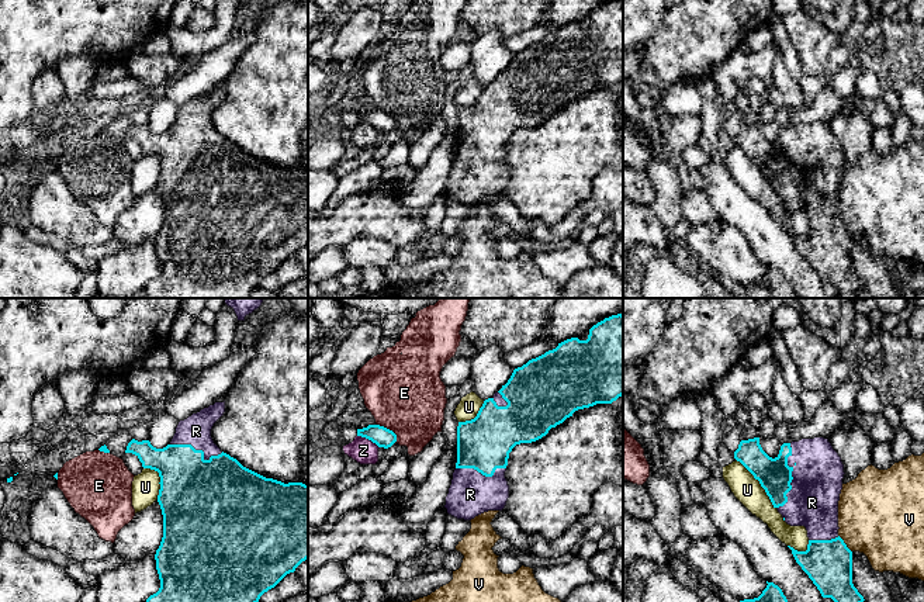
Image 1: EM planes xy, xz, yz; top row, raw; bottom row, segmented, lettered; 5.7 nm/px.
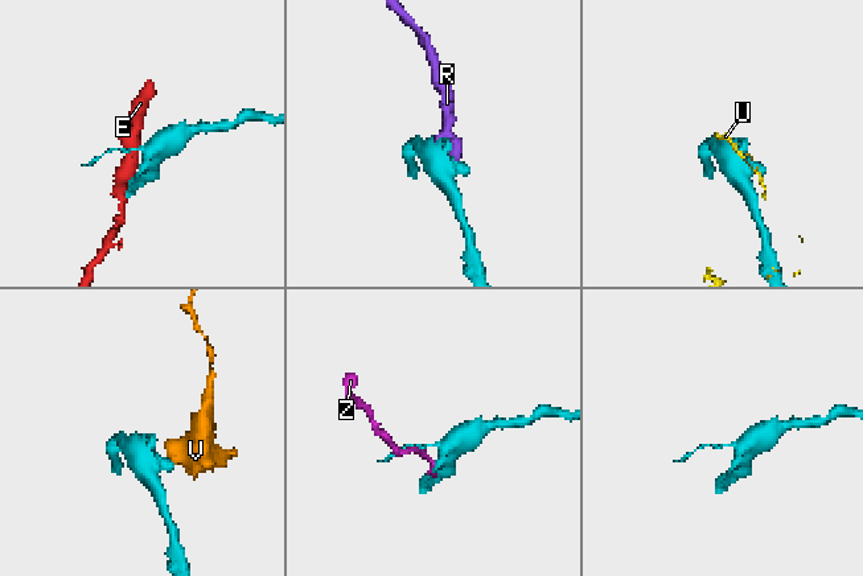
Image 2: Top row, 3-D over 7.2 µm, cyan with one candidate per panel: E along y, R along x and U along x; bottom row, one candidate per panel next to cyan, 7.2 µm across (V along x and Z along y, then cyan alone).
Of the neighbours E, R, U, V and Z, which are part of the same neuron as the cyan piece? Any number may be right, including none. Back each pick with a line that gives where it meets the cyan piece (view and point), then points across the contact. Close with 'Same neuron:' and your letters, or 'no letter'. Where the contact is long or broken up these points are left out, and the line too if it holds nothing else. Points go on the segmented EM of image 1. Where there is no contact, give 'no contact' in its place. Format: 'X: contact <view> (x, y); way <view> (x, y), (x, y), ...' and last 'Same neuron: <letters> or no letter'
R: contact yz (792, 477)
Same neuron: R

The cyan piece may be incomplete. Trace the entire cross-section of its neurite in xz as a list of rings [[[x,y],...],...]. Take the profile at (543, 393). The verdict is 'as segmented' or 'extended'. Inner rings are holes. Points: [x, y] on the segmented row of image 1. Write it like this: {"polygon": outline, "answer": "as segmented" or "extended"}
{"polygon": [[[612,315],[589,329],[586,340],[567,339],[553,350],[529,360],[513,370],[511,378],[492,398],[484,401],[477,416],[458,422],[457,426],[457,463],[451,485],[446,497],[447,513],[464,520],[488,511],[502,511],[509,498],[509,485],[505,478],[509,453],[516,444],[532,443],[548,433],[551,428],[563,423],[578,409],[596,404],[612,404],[623,395],[623,315]]], "answer": "extended"}

